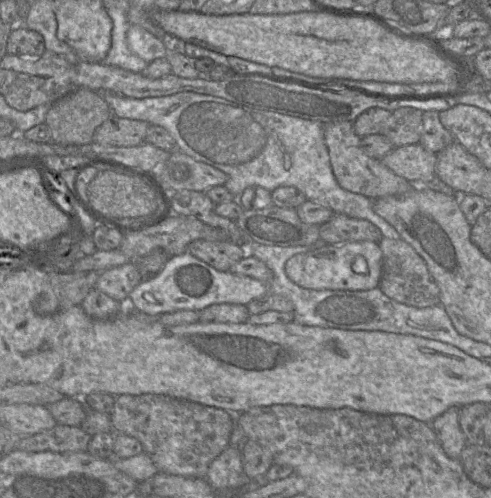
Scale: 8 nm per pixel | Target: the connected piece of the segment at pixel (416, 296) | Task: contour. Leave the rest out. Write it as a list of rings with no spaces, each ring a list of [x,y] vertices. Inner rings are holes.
[[[383,237],[378,243],[383,253],[383,269],[380,290],[389,298],[417,308],[440,304],[440,290],[430,275],[425,261],[404,240]]]

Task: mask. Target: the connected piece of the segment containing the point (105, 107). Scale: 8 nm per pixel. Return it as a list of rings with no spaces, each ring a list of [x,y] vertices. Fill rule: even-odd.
[[[76,88],[52,104],[46,115],[45,123],[51,130],[54,143],[84,145],[93,142],[95,131],[111,116],[110,106],[101,92],[87,88]]]

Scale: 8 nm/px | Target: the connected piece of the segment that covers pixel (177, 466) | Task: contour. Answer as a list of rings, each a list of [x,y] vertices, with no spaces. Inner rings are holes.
[[[156,394],[116,396],[110,414],[113,433],[137,439],[160,473],[206,478],[211,462],[230,445],[235,414]]]

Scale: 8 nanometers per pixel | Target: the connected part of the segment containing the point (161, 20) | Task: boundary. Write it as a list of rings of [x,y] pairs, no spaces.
[[[321,9],[273,15],[251,13],[206,15],[201,12],[159,10],[153,13],[153,19],[166,33],[176,36],[186,43],[192,43],[226,56],[239,57],[311,77],[419,84],[450,83],[453,81],[455,73],[454,64],[440,57],[425,42],[403,40],[370,18],[339,15]]]

